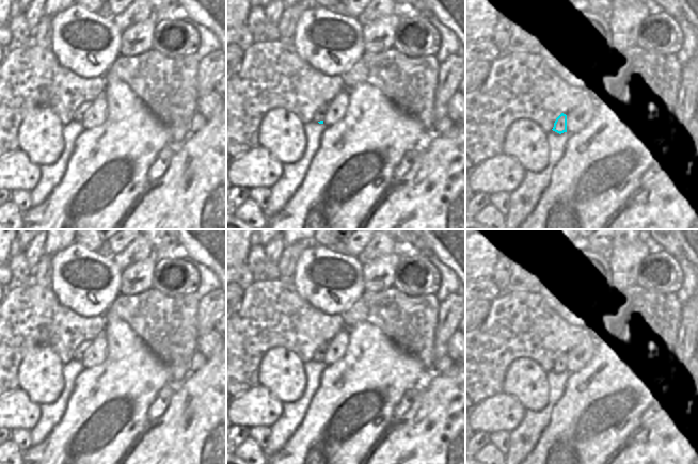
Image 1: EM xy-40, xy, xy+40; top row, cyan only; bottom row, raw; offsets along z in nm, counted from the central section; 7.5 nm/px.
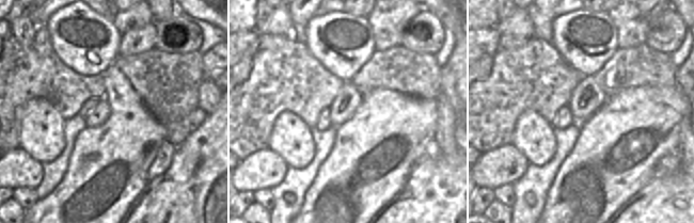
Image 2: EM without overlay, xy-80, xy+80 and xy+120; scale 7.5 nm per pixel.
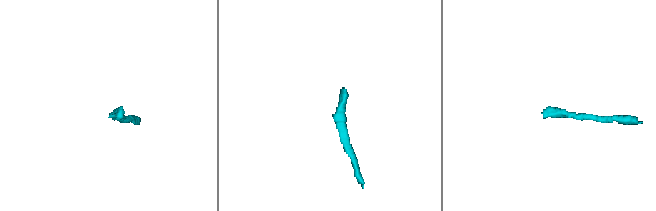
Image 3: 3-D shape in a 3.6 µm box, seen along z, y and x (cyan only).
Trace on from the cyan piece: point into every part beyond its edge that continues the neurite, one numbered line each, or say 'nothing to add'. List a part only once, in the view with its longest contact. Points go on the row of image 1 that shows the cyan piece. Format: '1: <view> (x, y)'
1: xy (320, 112)

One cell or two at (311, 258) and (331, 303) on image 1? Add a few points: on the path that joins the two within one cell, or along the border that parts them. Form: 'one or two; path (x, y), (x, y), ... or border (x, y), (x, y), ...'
one; path (305, 271), (312, 281), (312, 292), (318, 293)

